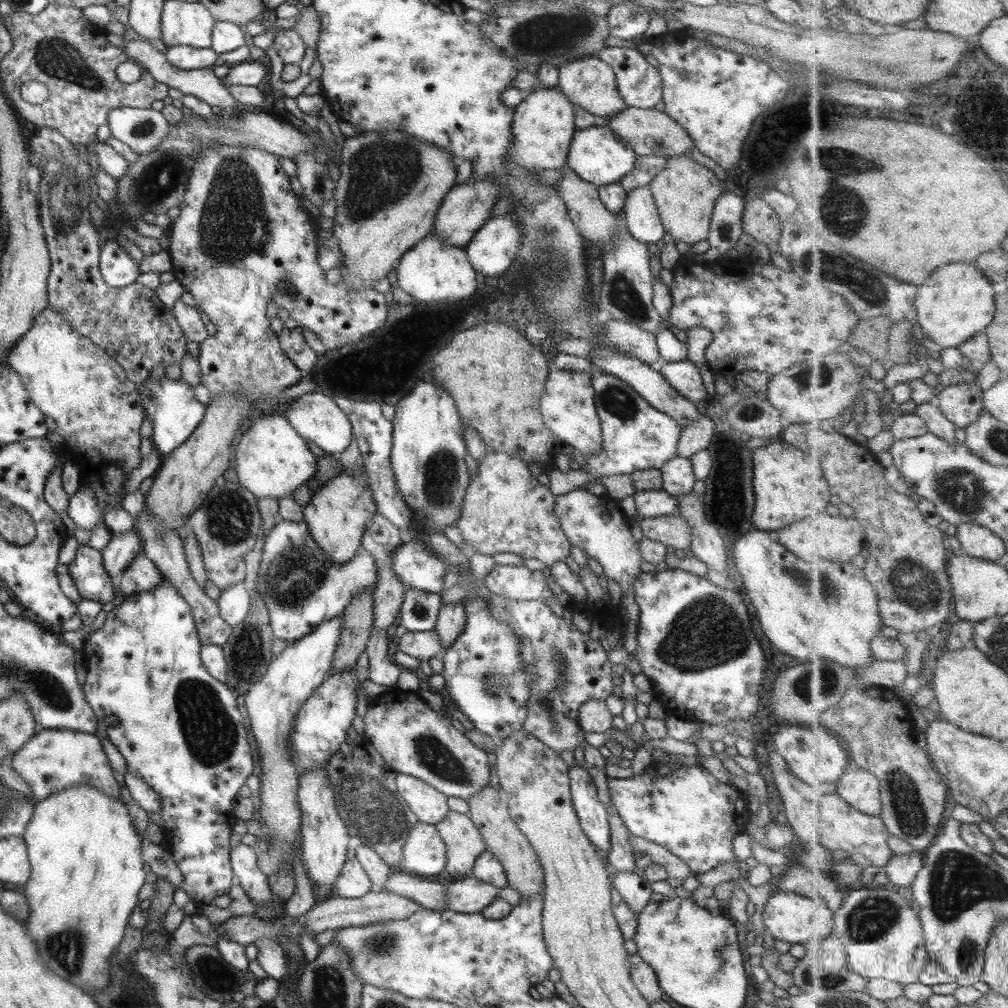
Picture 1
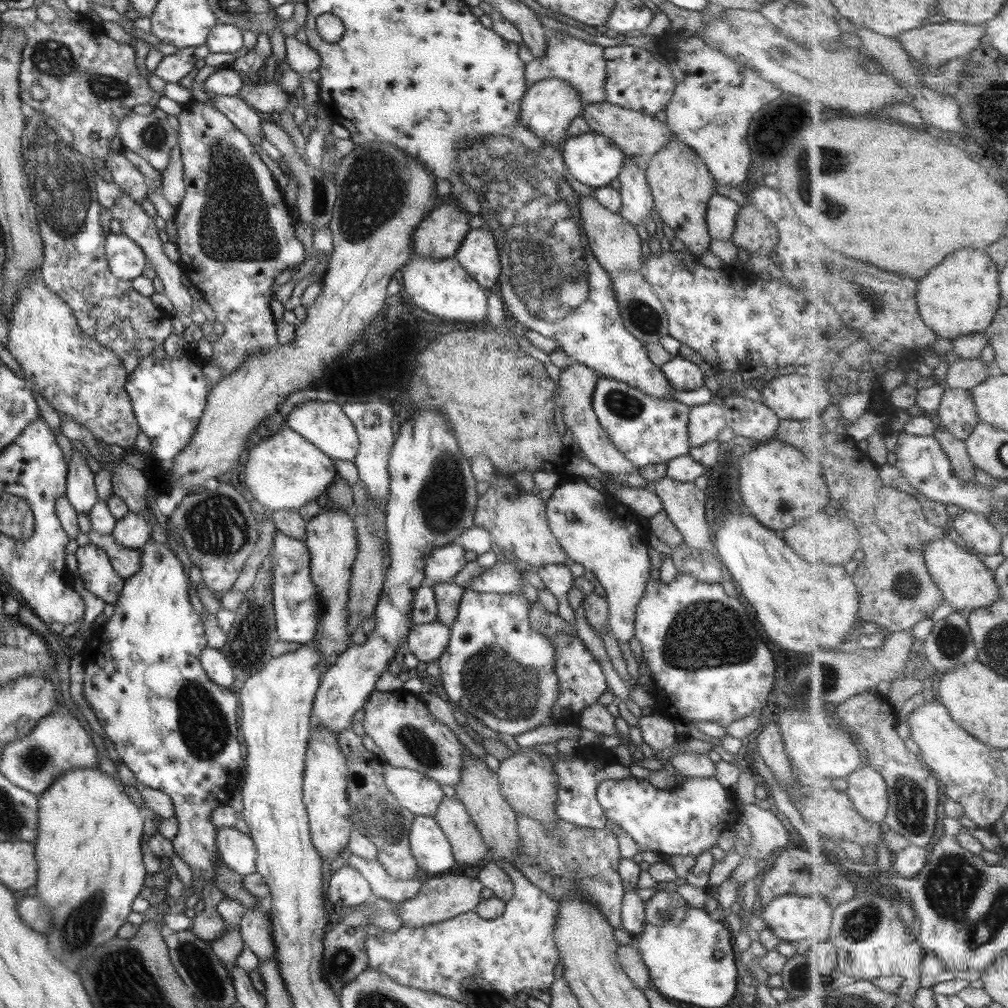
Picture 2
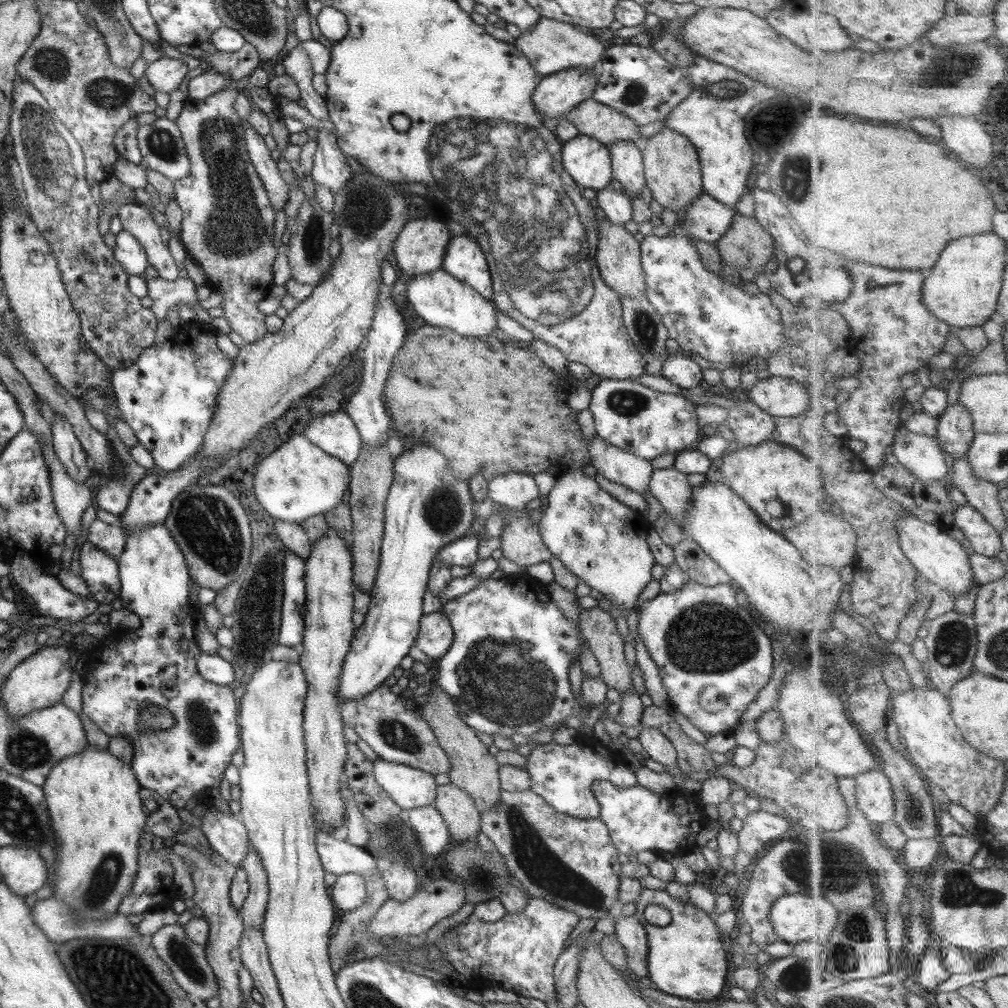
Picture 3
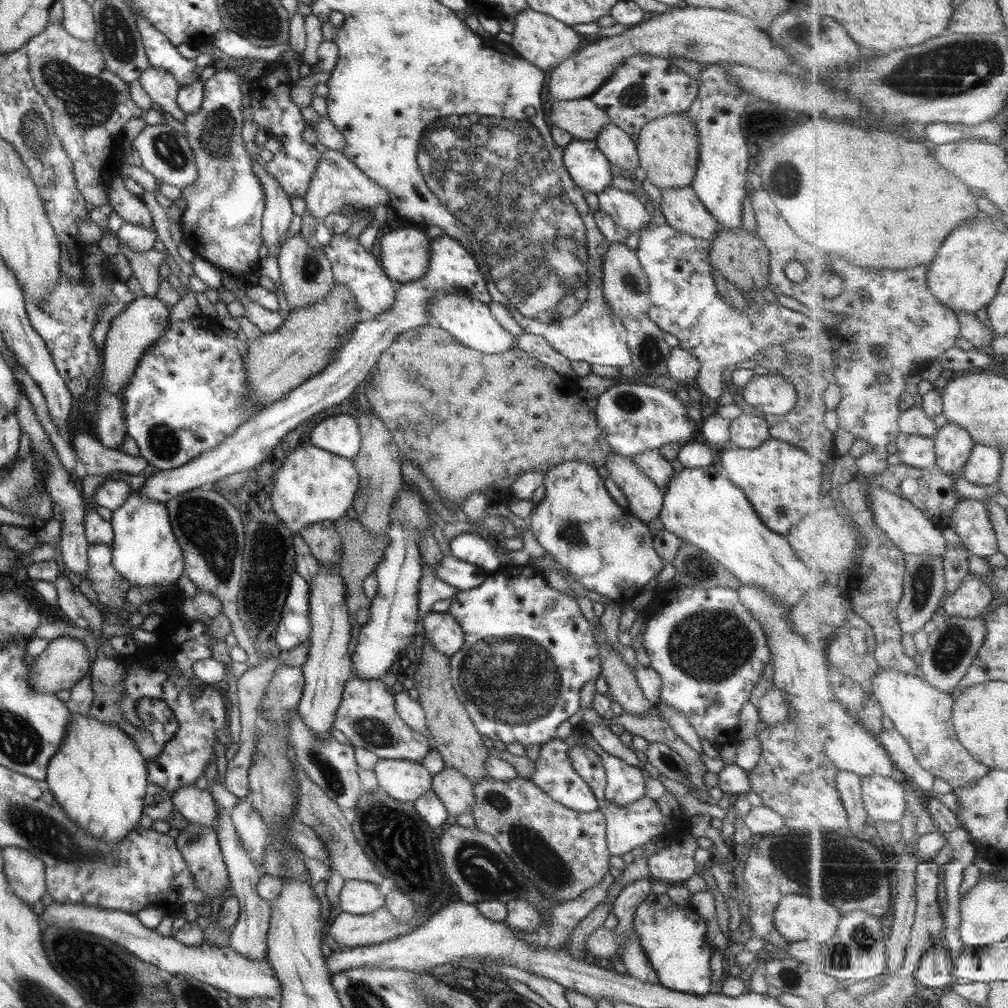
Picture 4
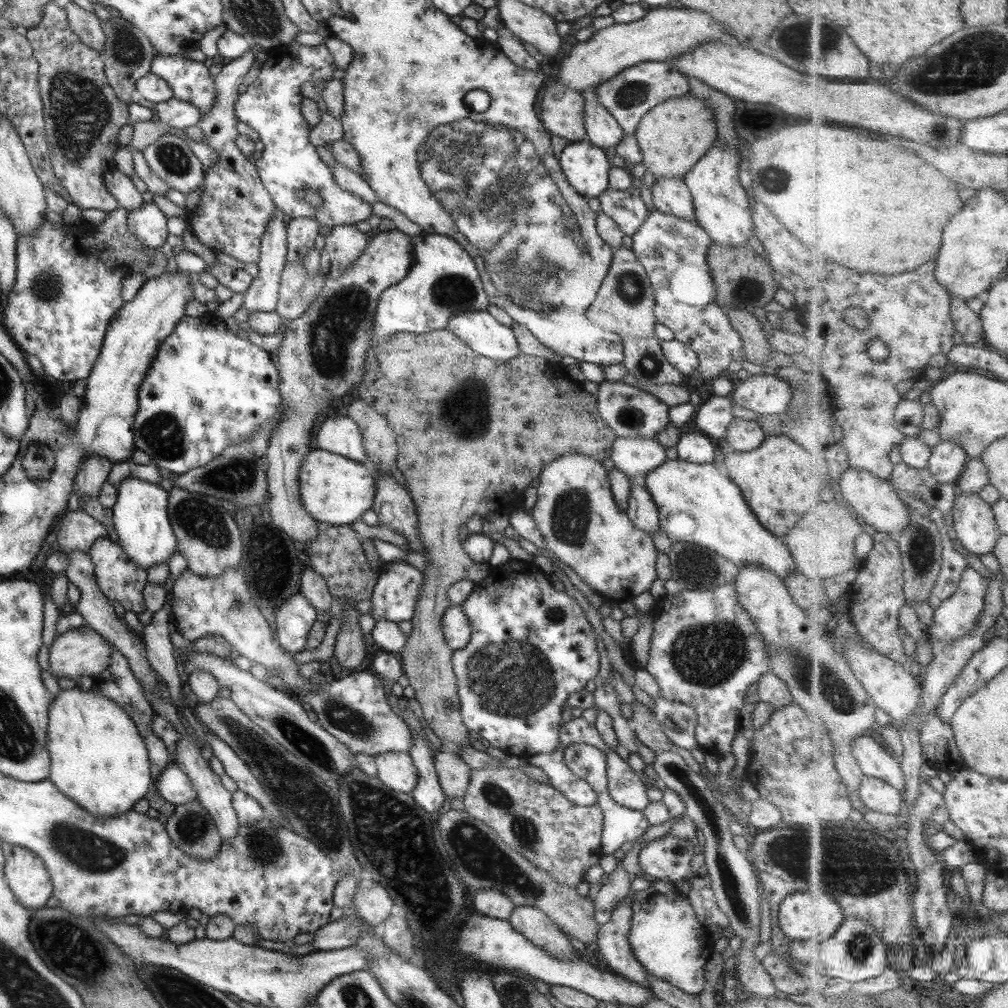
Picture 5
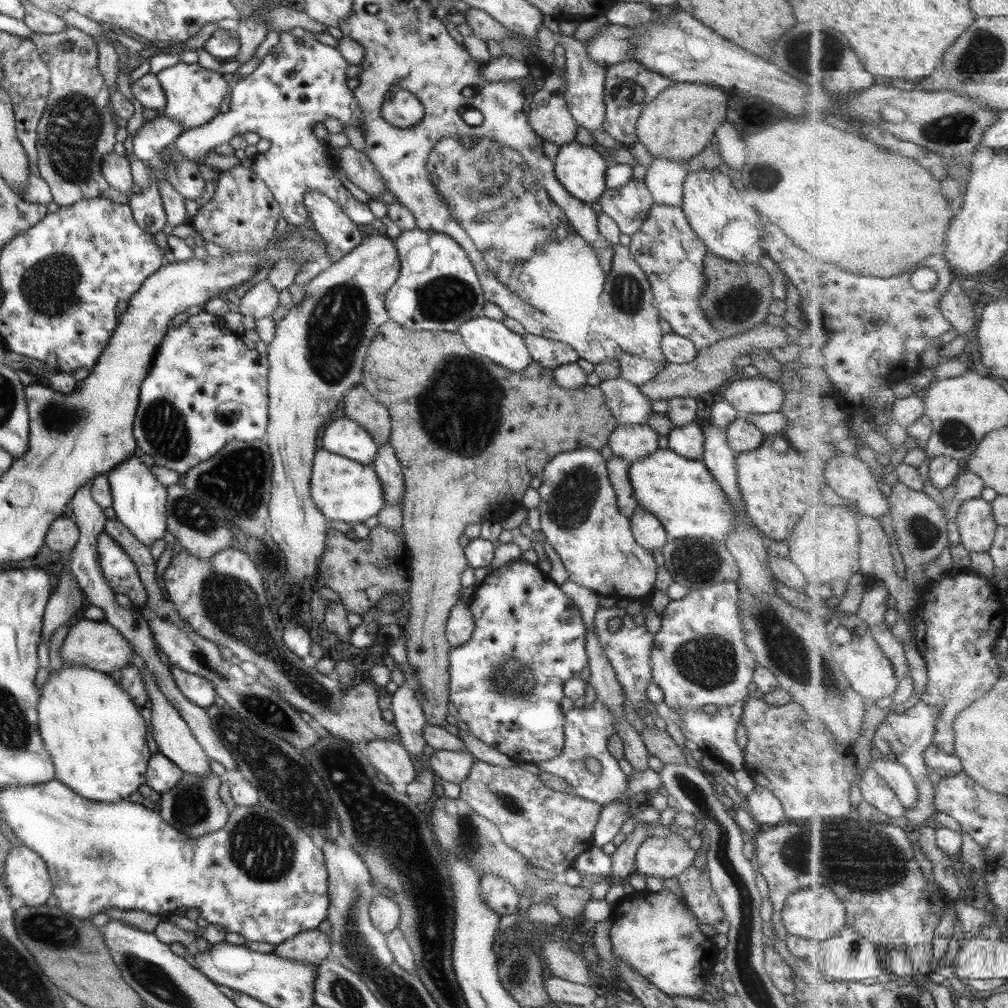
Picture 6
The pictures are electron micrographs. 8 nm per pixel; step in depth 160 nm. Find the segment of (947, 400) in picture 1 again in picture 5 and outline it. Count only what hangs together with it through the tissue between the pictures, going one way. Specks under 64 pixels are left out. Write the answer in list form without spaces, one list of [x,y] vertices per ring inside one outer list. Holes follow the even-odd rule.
[[[941,440],[932,449],[928,467],[939,482],[957,483],[966,469],[968,458],[968,454],[960,444]]]

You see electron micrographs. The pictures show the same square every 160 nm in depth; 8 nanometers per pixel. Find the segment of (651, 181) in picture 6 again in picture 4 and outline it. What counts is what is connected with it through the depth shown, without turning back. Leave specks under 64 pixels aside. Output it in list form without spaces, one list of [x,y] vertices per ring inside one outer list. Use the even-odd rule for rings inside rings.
[[[690,185],[659,190],[660,212],[671,228],[711,241],[719,226],[703,208]]]

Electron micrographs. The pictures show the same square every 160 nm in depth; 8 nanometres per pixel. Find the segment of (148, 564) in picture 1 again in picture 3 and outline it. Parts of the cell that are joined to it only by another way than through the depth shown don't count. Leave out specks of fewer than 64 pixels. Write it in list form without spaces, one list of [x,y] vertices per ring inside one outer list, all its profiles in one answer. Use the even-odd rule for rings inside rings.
[[[95,517],[87,528],[86,540],[97,550],[116,559],[124,546],[124,532],[121,527],[109,525]]]

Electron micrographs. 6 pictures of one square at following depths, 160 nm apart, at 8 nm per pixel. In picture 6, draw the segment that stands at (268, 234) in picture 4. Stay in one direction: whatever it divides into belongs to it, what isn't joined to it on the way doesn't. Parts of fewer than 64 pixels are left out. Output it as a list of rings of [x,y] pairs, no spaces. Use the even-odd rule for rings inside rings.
[[[261,280],[251,286],[246,294],[240,298],[239,313],[242,316],[250,316],[253,319],[269,317],[278,306],[279,292],[273,291],[269,281]]]

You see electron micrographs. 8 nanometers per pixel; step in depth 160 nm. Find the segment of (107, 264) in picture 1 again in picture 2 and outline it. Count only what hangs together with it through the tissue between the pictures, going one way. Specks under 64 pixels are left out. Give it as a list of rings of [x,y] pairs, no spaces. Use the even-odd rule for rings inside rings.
[[[123,233],[105,237],[105,256],[109,270],[118,280],[133,281],[142,275],[146,260],[142,250]]]

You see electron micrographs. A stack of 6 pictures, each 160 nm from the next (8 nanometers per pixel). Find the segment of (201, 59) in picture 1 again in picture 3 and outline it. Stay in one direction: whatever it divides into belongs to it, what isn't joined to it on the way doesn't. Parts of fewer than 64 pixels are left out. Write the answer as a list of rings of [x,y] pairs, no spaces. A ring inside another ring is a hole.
[[[160,57],[159,59],[147,63],[144,70],[145,78],[156,92],[169,94],[175,91],[181,81],[186,77],[187,67],[181,59]]]

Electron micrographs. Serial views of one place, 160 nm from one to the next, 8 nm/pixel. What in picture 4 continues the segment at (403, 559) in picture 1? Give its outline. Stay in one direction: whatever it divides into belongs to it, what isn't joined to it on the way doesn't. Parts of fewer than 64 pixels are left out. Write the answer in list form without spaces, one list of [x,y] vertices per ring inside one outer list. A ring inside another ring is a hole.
[[[460,533],[450,540],[448,546],[453,556],[483,571],[494,573],[501,566],[495,548],[475,533]]]

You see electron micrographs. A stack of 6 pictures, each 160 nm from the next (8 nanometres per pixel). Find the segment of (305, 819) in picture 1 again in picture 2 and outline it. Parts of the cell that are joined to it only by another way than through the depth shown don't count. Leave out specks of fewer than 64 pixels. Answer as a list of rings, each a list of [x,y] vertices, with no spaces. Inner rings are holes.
[[[311,725],[303,768],[303,805],[307,812],[307,824],[311,844],[322,859],[333,860],[346,849],[352,830],[351,808],[345,790],[345,757],[337,744],[335,731],[319,725]]]

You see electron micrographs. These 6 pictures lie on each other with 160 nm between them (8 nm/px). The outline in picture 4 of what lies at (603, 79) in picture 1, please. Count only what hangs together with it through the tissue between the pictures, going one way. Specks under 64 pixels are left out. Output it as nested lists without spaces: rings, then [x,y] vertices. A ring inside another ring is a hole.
[[[529,7],[521,9],[514,14],[512,39],[508,44],[523,60],[529,61],[541,70],[551,69],[557,63],[572,57],[582,48],[579,44],[579,34],[570,26],[555,20],[552,16],[535,12]]]

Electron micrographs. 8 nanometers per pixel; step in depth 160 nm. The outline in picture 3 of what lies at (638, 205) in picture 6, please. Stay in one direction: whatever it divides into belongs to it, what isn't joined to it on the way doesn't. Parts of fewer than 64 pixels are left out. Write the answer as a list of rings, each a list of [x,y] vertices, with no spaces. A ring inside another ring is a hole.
[[[610,187],[603,188],[596,191],[592,202],[603,210],[604,218],[613,224],[624,225],[631,220],[631,201],[625,193],[614,191]]]

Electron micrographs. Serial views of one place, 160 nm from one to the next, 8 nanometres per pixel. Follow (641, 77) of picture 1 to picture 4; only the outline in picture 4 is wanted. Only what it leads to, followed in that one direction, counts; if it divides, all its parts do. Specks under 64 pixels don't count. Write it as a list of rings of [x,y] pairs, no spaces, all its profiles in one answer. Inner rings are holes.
[[[636,54],[626,58],[589,99],[607,115],[611,124],[630,135],[638,134],[646,122],[657,116],[683,113],[696,99],[698,90],[698,81],[689,78],[680,68],[671,64],[669,59]]]

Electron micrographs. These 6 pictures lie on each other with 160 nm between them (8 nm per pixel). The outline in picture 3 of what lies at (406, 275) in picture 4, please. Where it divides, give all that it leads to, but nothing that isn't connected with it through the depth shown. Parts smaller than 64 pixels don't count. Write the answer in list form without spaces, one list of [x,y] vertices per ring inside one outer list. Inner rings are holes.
[[[407,219],[392,244],[395,266],[411,277],[439,269],[450,238],[444,219]]]

